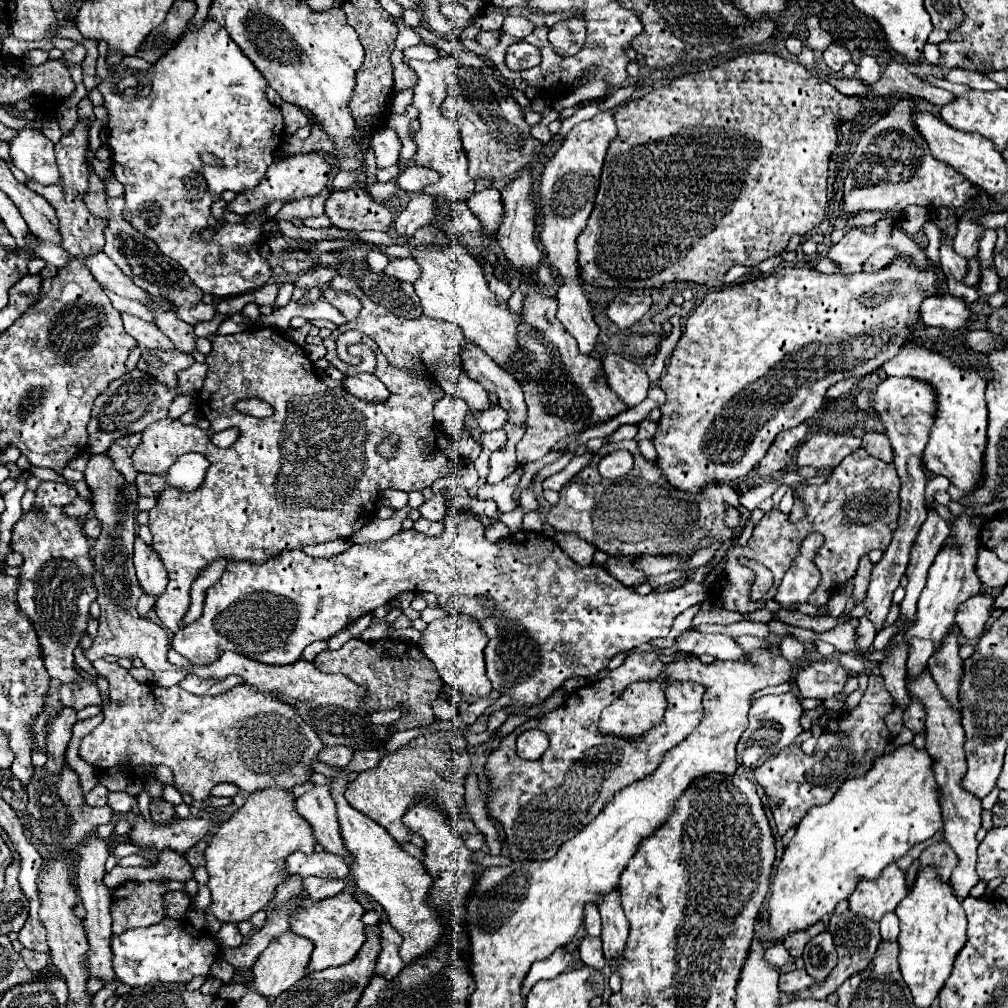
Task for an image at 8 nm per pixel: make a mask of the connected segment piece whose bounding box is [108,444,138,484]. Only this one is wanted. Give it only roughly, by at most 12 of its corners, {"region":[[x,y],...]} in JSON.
{"region":[[112,444],[108,456],[130,484],[138,472],[132,468],[126,448]]}

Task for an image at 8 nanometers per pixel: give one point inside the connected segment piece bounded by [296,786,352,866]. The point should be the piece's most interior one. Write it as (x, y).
(317, 806)

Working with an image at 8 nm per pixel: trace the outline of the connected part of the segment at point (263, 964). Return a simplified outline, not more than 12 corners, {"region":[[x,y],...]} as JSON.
{"region":[[284,932],[252,966],[256,992],[276,998],[308,972],[314,944]]}

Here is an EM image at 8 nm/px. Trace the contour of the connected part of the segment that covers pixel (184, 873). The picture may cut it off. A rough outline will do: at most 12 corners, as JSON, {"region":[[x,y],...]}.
{"region":[[162,852],[158,866],[150,868],[150,880],[194,878],[186,858]]}

